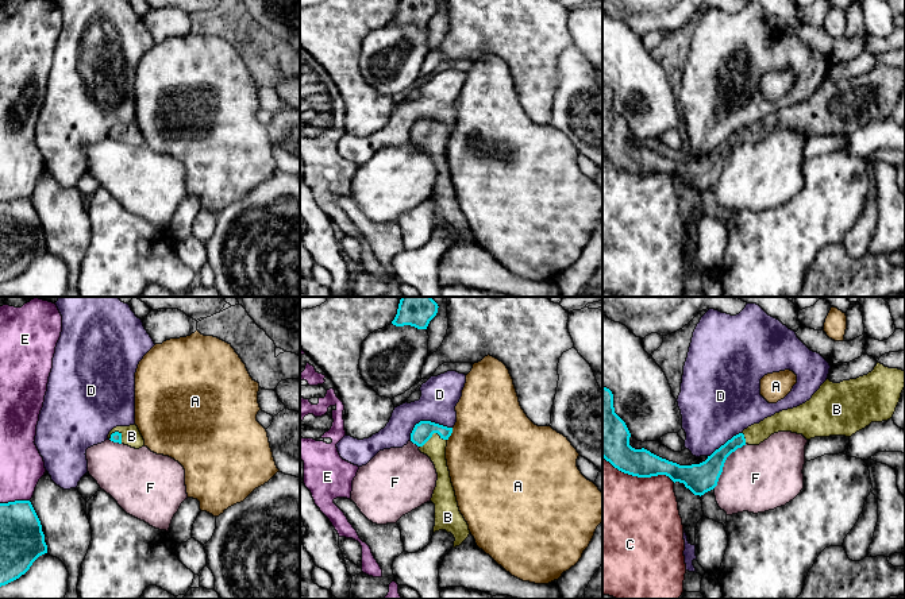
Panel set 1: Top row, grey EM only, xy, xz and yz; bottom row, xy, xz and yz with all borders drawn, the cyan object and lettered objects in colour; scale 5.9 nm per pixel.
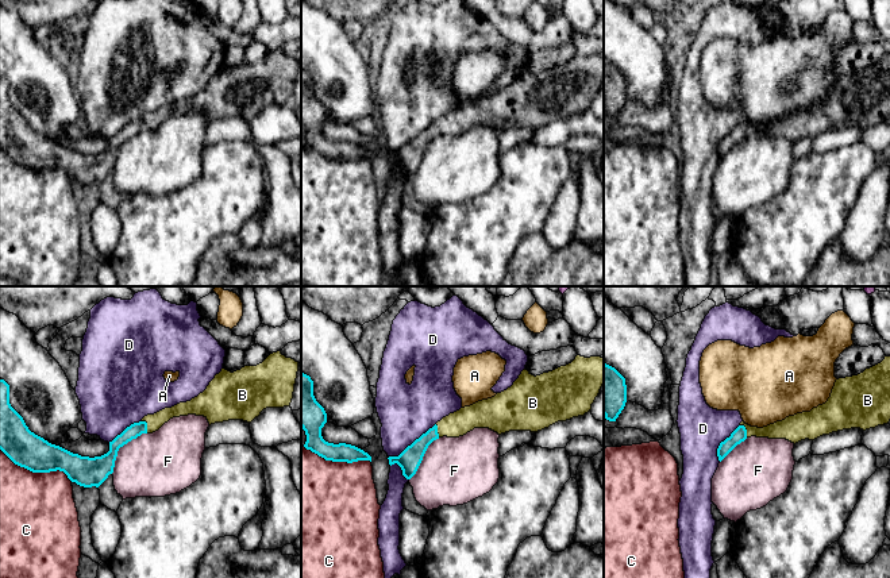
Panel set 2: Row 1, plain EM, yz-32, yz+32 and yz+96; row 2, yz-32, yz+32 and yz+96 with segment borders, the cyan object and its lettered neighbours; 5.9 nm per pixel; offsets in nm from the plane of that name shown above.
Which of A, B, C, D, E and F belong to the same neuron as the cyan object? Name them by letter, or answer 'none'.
B

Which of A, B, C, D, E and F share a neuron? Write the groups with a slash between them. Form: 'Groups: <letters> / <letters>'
Groups: A / B / C / D / E / F

